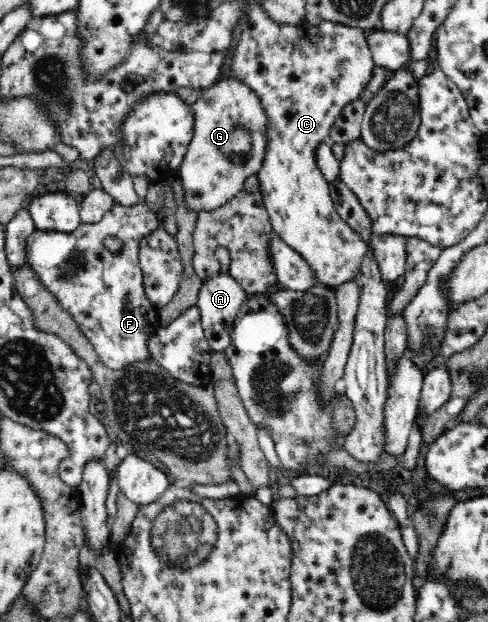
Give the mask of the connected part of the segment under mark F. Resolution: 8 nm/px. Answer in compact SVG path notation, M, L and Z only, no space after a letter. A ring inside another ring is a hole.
M142 200L130 206L115 204L100 221L95 224L82 222L75 232L36 230L26 241L25 264L35 271L45 293L51 293L61 309L72 316L101 362L112 370L151 355L148 342L159 328L160 320L158 309L153 307L143 291L137 251L141 238L159 226L156 212ZM106 236L123 240L125 248L121 254L113 255L104 250Z

